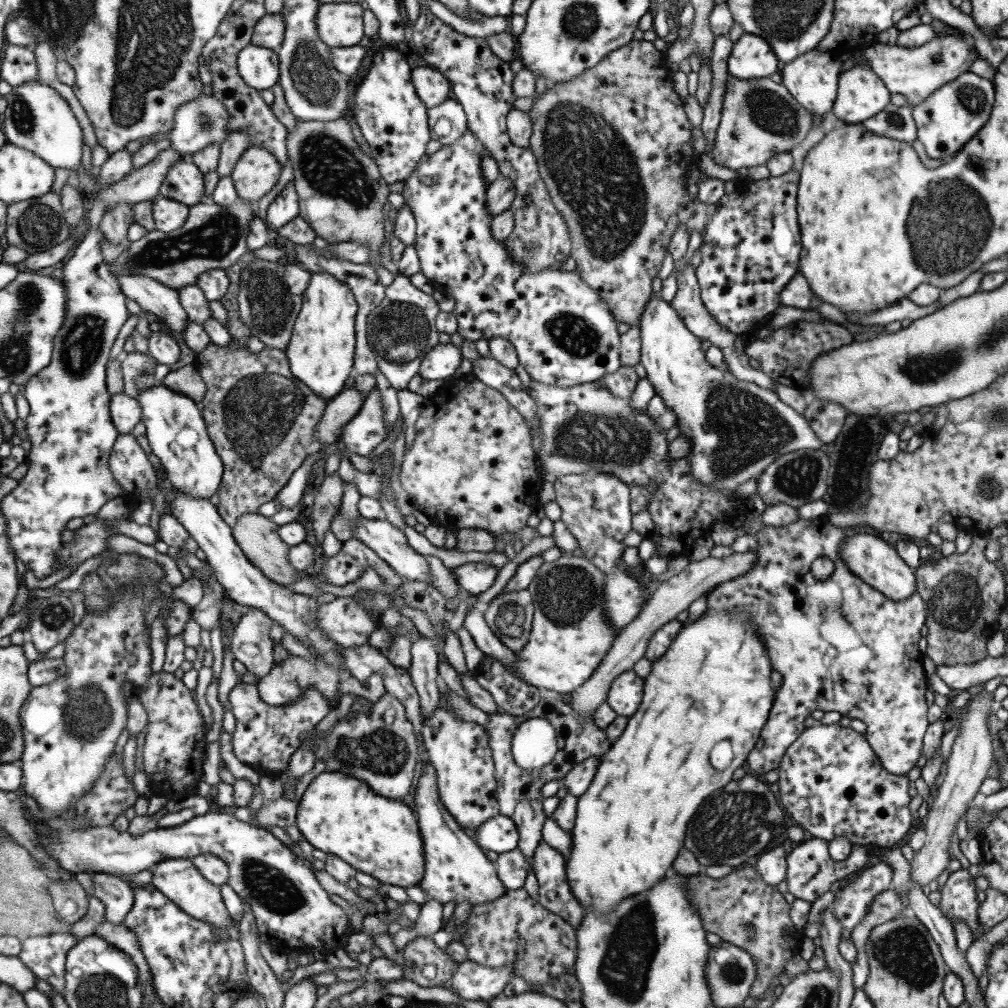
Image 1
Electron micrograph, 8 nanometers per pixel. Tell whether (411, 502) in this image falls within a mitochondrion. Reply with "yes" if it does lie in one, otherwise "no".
no

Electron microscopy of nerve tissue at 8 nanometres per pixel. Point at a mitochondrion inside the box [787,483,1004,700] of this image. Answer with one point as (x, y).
(958, 603)

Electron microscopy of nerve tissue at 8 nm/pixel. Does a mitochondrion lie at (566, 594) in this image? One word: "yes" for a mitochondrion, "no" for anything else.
yes

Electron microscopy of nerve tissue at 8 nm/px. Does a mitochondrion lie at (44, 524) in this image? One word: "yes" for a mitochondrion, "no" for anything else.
no

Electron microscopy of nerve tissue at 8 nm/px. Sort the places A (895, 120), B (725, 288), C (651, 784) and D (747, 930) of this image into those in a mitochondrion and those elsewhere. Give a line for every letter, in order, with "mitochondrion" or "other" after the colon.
A: mitochondrion
B: other
C: other
D: mitochondrion

